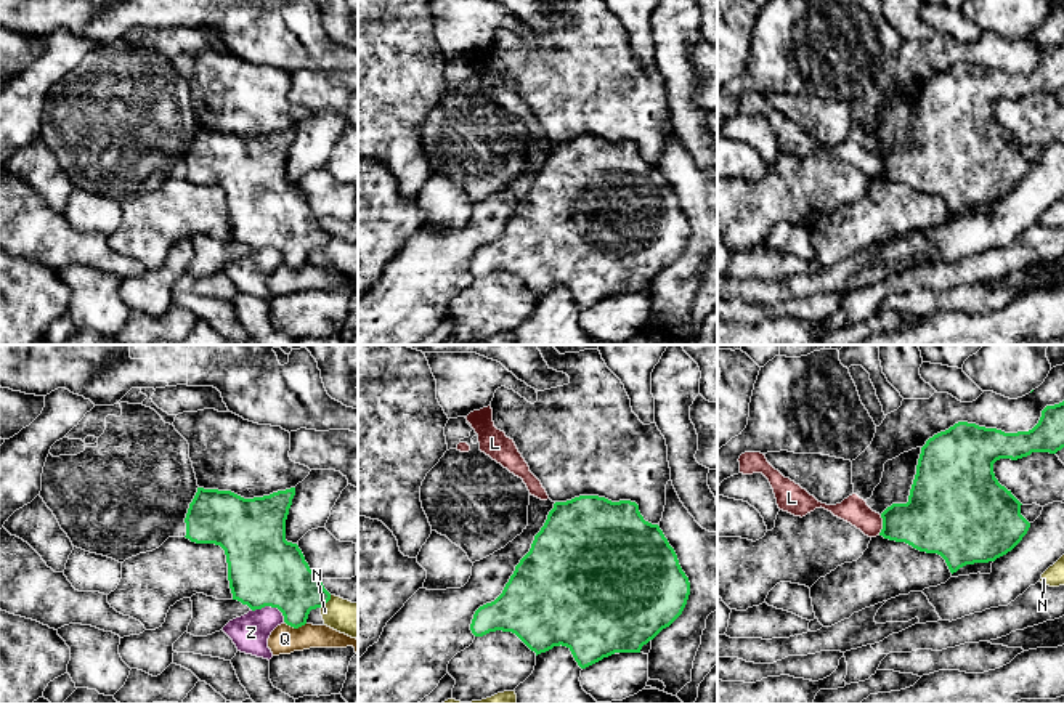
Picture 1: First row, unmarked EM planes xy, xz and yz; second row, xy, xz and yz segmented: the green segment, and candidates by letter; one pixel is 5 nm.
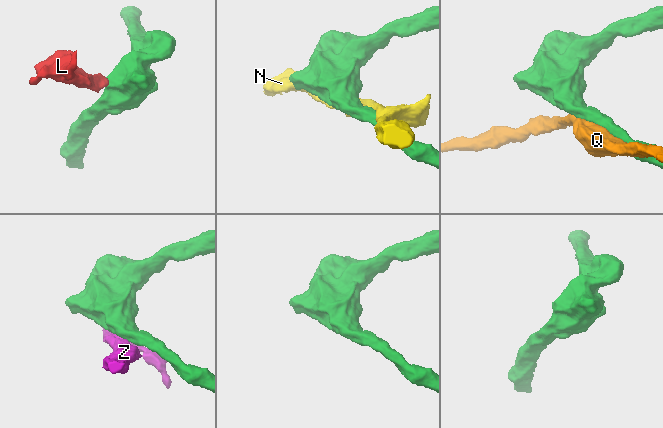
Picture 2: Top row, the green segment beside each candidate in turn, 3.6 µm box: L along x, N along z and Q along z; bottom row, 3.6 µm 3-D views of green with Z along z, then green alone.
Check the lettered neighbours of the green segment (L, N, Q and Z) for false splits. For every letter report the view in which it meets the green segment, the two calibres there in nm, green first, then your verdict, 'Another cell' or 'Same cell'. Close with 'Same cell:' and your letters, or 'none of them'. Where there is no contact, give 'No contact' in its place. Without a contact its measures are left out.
L: Touches green in yz. Thickness 320 nm (green) against 140 nm. Another cell
N: Touches green in xy. Thickness 300 nm (green) against 180 nm. Another cell
Q: Touches green in xy. Thickness 300 nm (green) against 140 nm. Another cell
Z: Touches green in xy. Thickness 360 nm (green) against 190 nm. Another cell
Same cell: none of them

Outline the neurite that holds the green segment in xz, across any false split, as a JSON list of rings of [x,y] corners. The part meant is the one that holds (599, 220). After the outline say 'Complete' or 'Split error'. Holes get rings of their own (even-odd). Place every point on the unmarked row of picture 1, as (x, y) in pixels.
[[[579,136],[554,144],[502,234],[475,252],[470,271],[475,277],[496,271],[512,273],[536,297],[562,285],[571,292],[578,306],[586,310],[615,293],[640,293],[644,285],[682,255],[688,236],[690,223],[674,189],[658,165],[644,160],[636,143]]]. Complete

